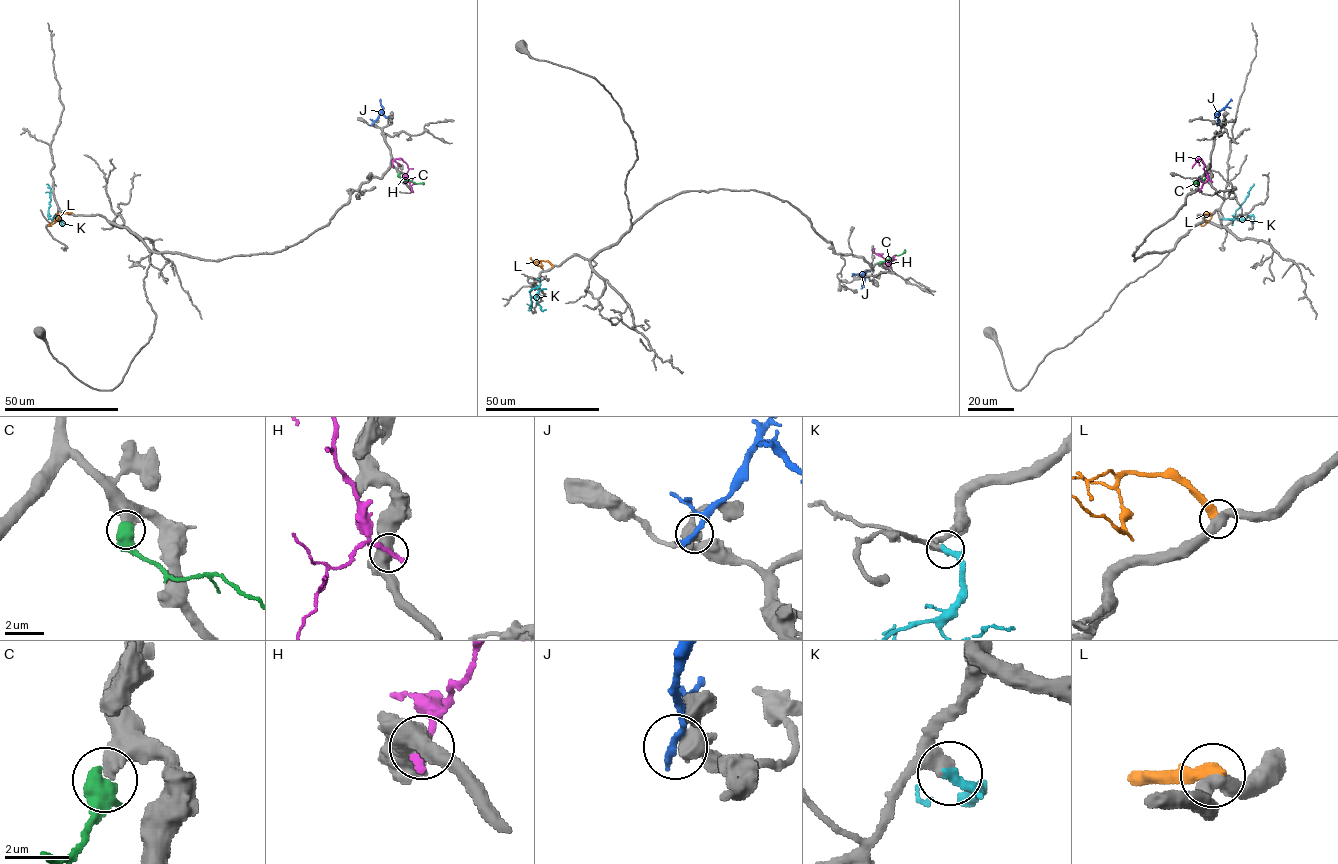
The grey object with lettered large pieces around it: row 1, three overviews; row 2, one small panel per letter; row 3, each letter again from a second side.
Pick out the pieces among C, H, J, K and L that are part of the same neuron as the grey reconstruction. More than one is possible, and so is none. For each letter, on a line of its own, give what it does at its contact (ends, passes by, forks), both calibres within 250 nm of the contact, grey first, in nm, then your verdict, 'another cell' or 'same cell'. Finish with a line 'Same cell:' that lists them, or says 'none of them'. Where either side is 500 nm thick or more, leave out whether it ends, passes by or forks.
C: 500 nm thick on the grey side, 700 nm on the other; another cell
H: 600 nm thick on the grey side, 340 nm on the other; another cell
J: 500 nm thick on the grey side, 320 nm on the other; another cell
K: it ends there; 320 nm thick on the grey side, 360 nm on the other; same cell
L: it ends there; 460 nm thick on the grey side, 480 nm on the other; another cell
Same cell: K

